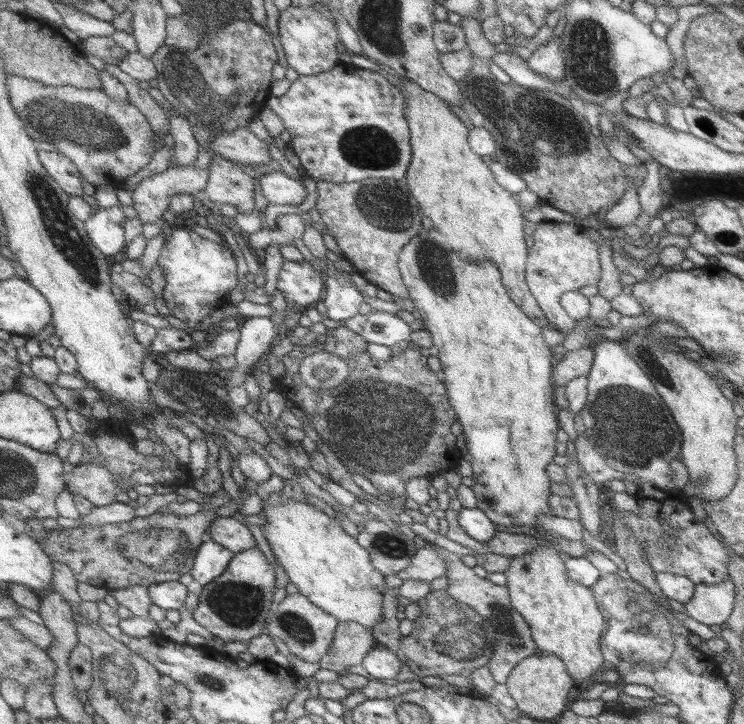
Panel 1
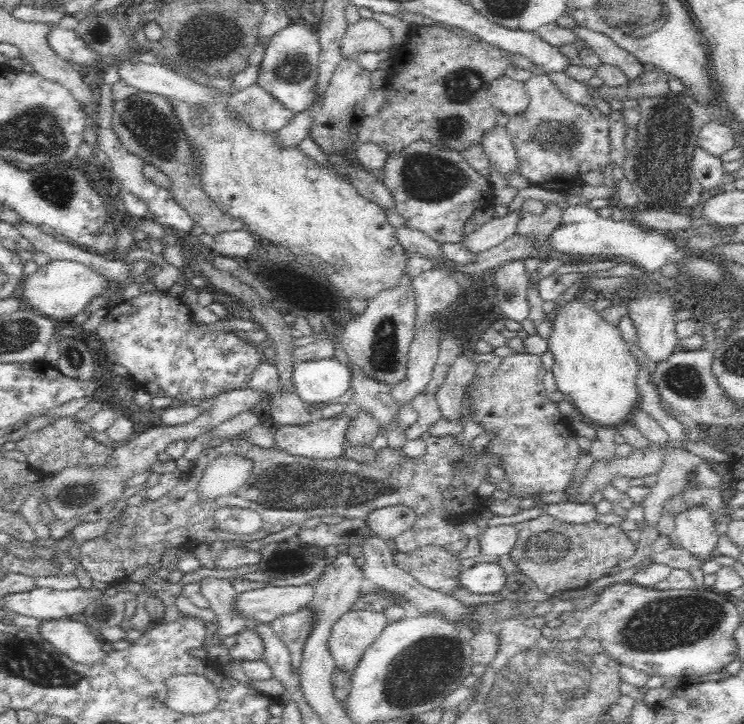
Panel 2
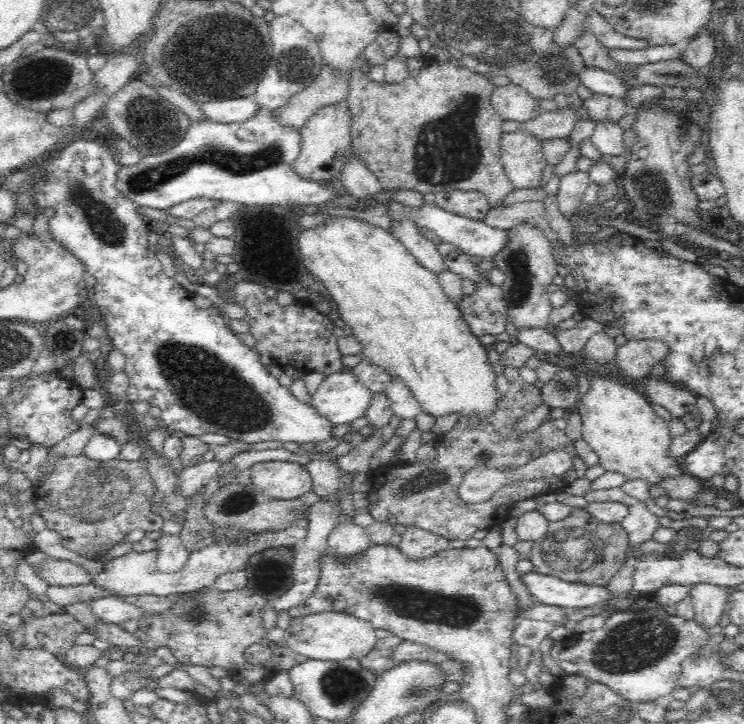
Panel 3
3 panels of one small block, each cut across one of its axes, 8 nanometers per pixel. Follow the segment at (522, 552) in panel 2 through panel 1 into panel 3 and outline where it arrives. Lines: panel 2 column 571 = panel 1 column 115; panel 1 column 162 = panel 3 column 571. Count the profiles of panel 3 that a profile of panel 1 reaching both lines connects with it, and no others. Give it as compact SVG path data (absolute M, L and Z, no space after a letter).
M572 508L564 520L548 523L544 538L528 550L528 566L534 566L534 573L565 582L605 588L624 565L628 545L628 535L621 523L605 523L592 518L585 508Z

